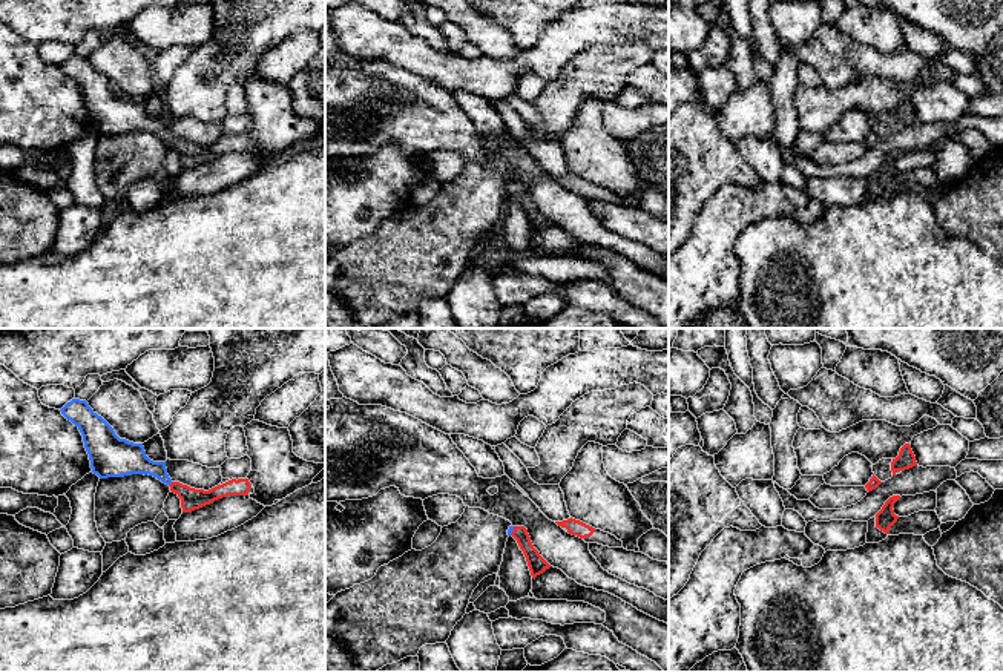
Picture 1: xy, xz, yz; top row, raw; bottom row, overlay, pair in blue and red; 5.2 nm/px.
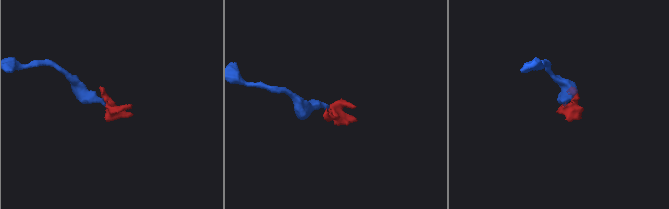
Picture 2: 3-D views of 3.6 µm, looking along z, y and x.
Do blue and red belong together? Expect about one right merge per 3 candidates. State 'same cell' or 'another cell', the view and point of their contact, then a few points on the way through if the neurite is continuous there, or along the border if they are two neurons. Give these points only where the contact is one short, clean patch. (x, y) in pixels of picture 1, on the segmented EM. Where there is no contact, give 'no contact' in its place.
same cell | xz (513, 530) | across xz (511, 528), (513, 530), (523, 540), (537, 565)

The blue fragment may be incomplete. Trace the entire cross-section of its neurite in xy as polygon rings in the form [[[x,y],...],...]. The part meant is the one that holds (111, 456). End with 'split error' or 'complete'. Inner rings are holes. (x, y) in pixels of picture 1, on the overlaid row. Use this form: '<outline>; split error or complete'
[[[72,399],[60,411],[80,430],[92,473],[100,479],[132,474],[153,476],[169,485],[170,491],[181,499],[183,512],[192,512],[227,496],[248,496],[255,492],[247,477],[238,480],[222,479],[218,486],[209,491],[173,482],[167,474],[166,462],[150,460],[143,443],[120,439],[113,428],[86,400]]]; split error

